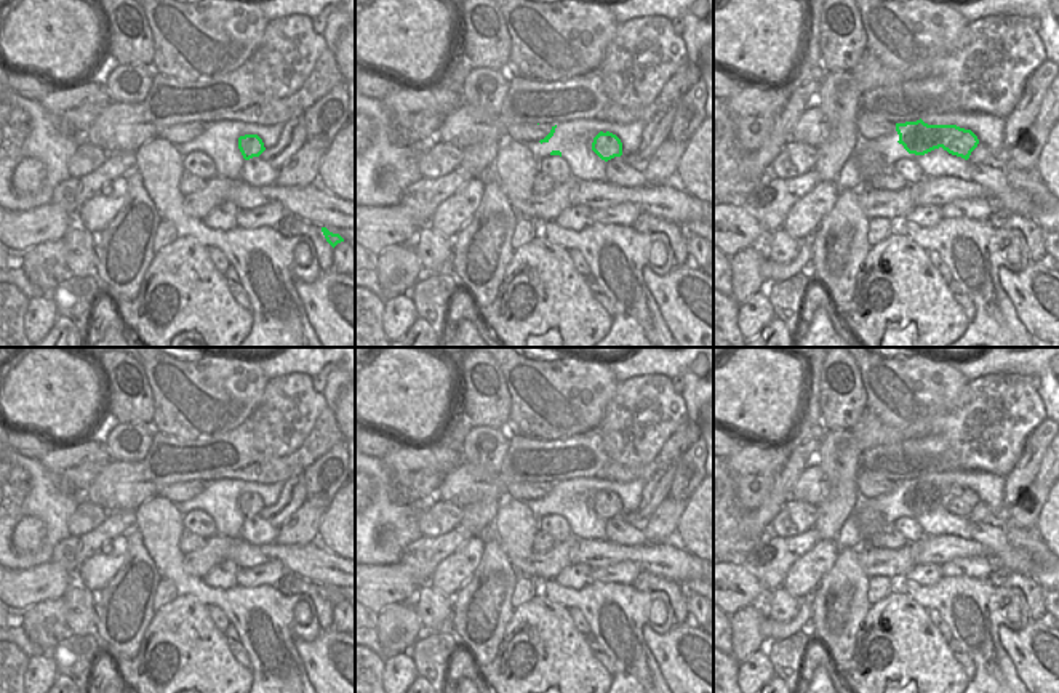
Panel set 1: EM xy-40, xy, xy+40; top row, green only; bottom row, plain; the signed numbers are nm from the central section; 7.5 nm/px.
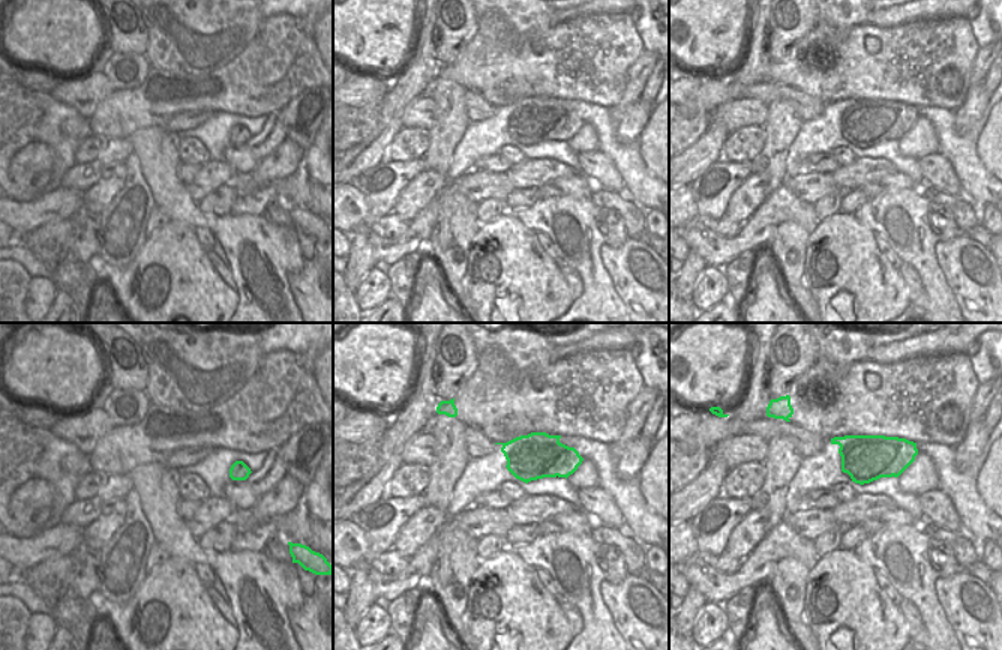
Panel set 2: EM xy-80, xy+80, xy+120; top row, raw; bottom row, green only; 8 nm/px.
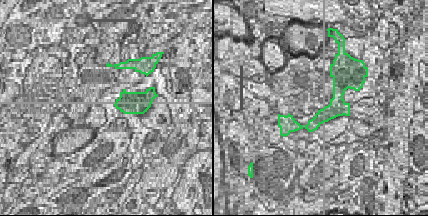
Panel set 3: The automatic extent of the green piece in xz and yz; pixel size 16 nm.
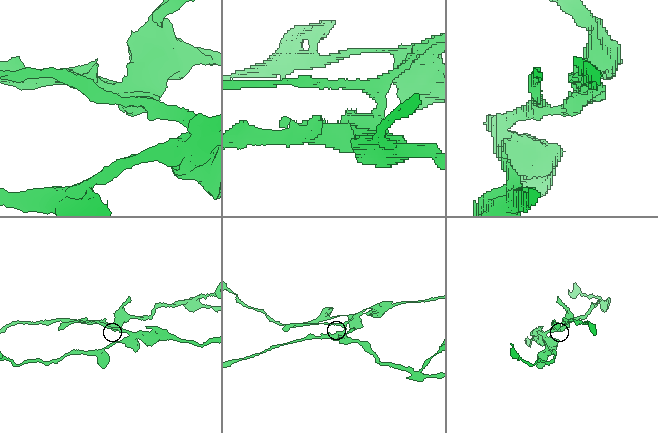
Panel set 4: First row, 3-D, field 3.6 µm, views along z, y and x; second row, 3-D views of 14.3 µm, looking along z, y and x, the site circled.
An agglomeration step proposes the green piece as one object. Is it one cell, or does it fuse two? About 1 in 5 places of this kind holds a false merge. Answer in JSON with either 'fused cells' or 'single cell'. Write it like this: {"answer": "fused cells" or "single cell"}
{"answer": "fused cells"}

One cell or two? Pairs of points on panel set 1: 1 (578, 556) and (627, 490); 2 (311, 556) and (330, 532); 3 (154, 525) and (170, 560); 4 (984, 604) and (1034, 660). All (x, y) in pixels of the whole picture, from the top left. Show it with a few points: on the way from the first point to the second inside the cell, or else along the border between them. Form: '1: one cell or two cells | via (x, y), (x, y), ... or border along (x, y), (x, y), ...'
1: two cells | border along (579, 538), (603, 540)
2: two cells | border along (322, 543), (338, 556)
3: one cell | via (160, 533), (165, 552)
4: two cells | border along (1031, 618), (1019, 629), (1000, 626), (1011, 661)

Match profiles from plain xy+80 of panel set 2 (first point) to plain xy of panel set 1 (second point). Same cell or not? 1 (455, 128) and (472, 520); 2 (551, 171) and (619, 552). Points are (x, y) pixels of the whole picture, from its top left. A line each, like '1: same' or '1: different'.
1: same
2: same

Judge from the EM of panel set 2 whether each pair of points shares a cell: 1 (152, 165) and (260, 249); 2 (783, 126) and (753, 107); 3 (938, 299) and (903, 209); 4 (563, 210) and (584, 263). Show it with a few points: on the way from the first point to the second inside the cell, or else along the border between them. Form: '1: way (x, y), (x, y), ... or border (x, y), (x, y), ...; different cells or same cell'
1: way (174, 194), (200, 219), (209, 219), (234, 233); same cell
2: border (768, 105), (762, 126); different cells
3: way (932, 276), (914, 245), (914, 231); same cell
4: way (572, 224), (578, 230), (581, 249); same cell

